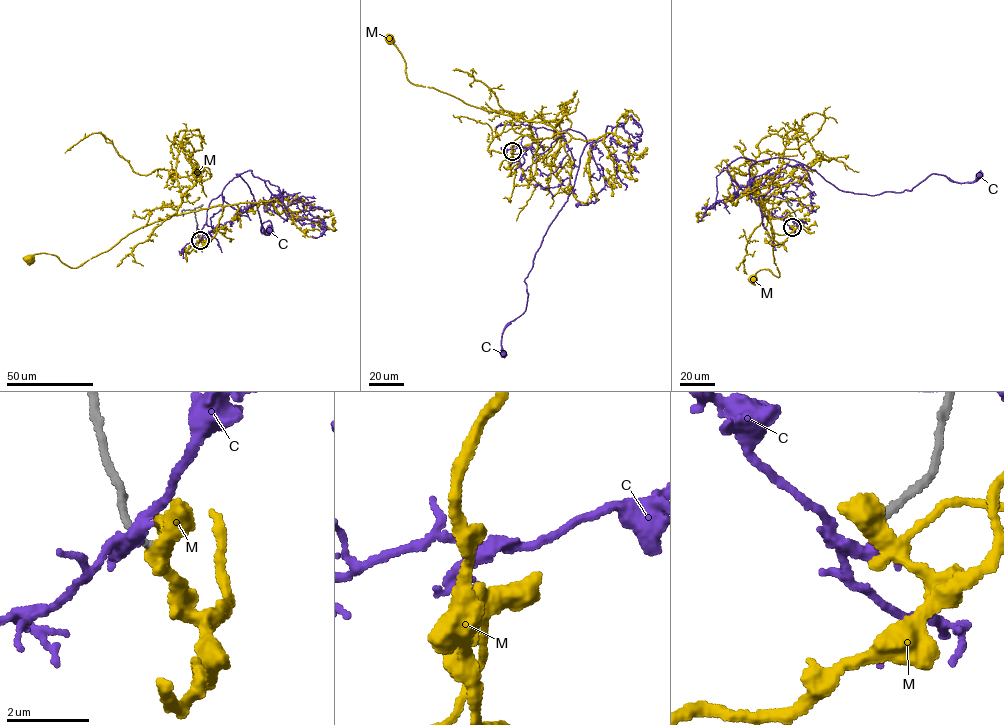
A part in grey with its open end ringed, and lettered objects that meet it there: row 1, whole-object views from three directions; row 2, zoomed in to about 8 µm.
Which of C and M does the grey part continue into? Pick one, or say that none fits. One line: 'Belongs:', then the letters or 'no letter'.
Belongs: no letter

